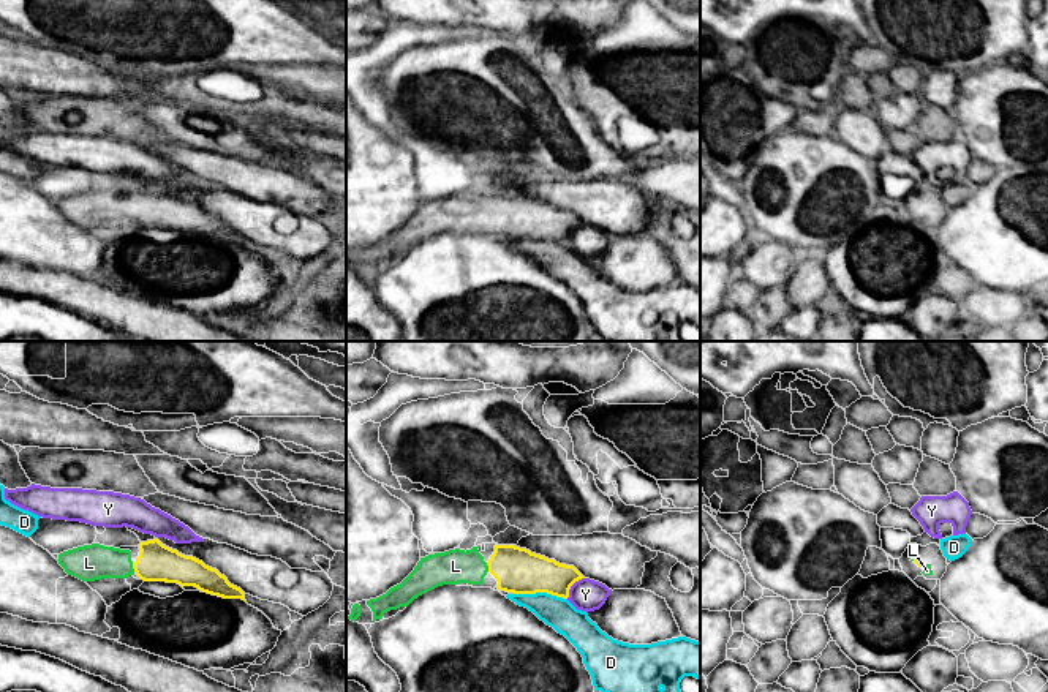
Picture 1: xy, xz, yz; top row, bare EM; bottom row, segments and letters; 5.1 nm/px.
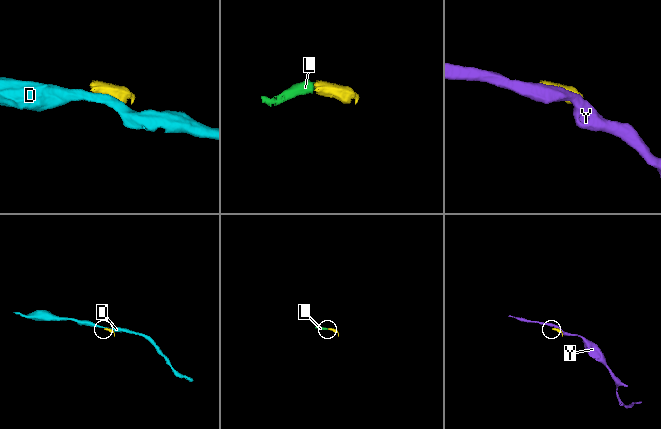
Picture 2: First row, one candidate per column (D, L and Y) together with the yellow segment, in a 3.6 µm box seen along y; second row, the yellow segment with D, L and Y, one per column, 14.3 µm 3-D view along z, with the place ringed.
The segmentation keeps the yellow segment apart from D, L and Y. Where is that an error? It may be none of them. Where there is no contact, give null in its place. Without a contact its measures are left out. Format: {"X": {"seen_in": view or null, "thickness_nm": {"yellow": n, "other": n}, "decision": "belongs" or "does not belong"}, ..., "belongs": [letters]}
{"D": {"seen_in": "xz", "thickness_nm": {"yellow": 240, "other": 160}, "decision": "does not belong"}, "L": {"seen_in": "xz", "thickness_nm": {"yellow": 240, "other": 180}, "decision": "belongs"}, "Y": {"seen_in": "xz", "thickness_nm": {"yellow": 220, "other": 160}, "decision": "does not belong"}, "belongs": ["L"]}

